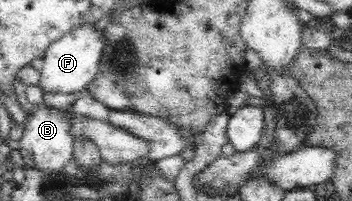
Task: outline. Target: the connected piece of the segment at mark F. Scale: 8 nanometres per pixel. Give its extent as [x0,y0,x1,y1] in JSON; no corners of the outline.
[40,22,108,93]

